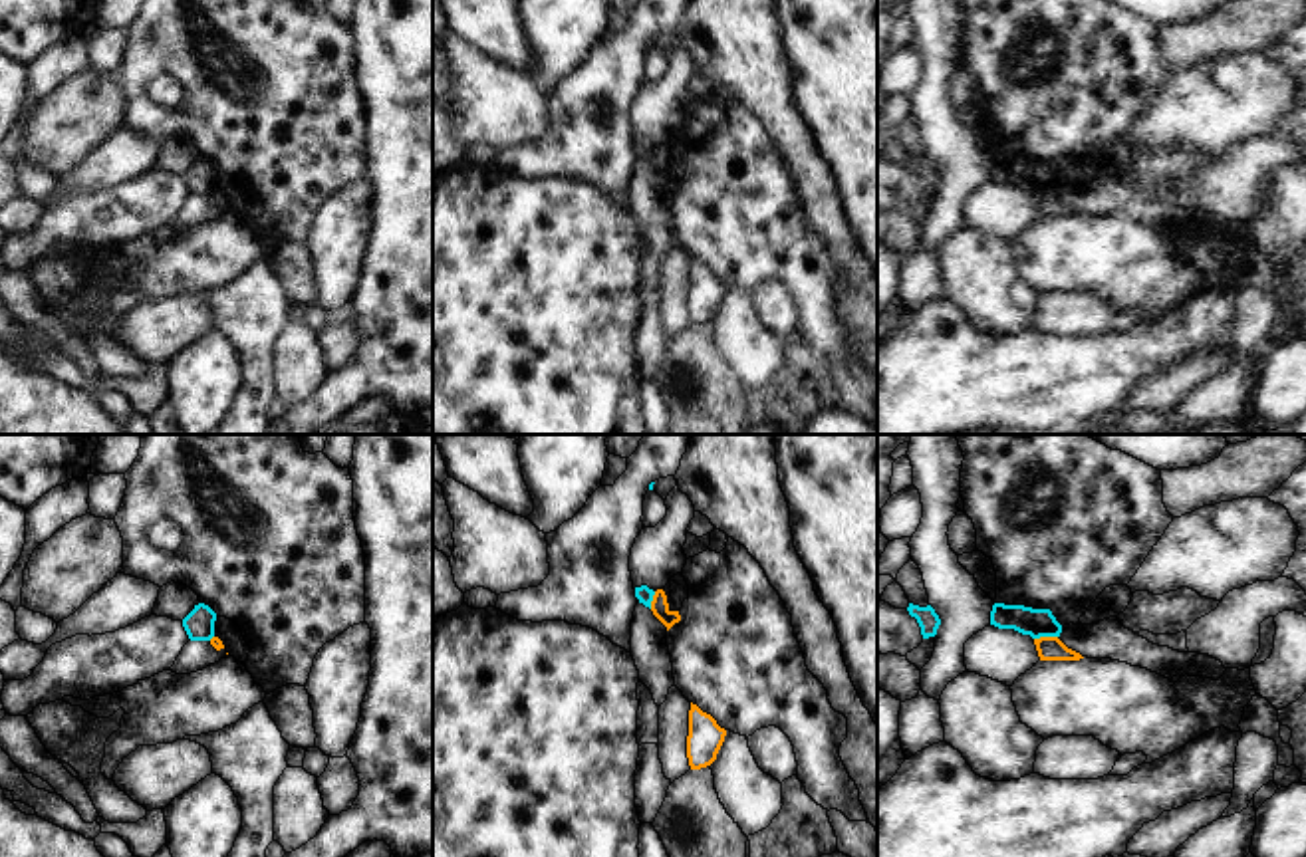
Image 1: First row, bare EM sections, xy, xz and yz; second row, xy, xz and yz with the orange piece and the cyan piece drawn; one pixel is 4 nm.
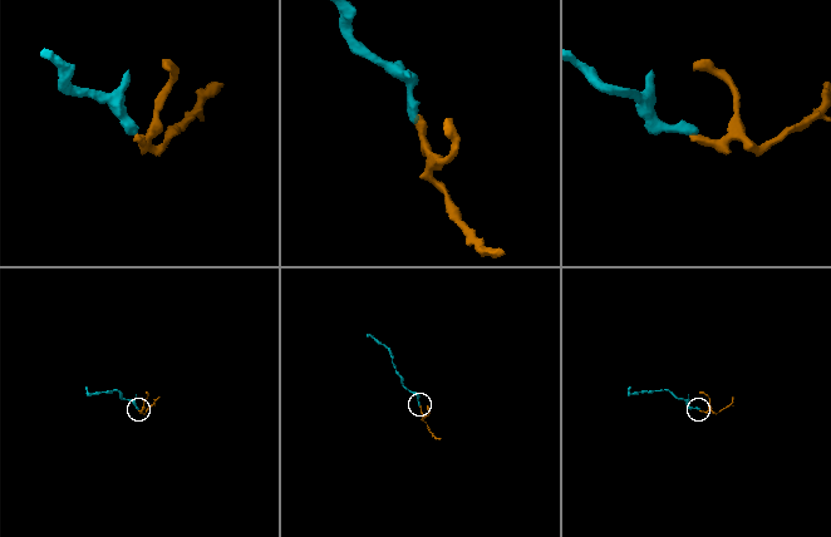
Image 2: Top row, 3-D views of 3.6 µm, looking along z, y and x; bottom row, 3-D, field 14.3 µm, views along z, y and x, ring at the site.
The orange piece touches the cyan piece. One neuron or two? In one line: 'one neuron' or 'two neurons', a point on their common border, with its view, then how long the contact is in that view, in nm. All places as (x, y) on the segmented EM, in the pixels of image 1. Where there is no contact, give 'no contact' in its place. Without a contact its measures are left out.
two neurons; meets orange in yz at (1044, 637); contact 100 nm long

